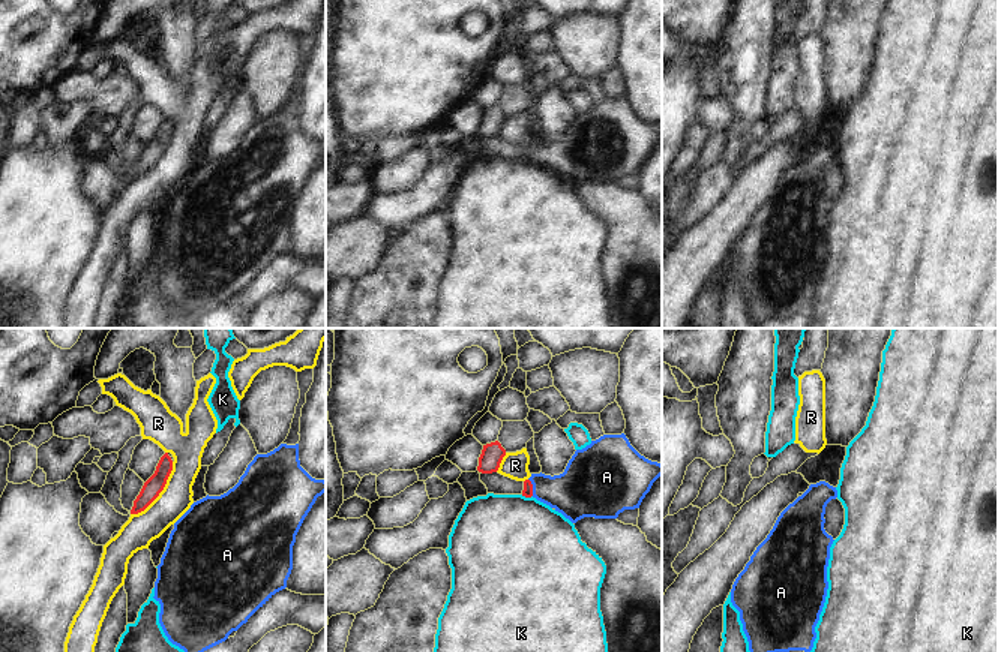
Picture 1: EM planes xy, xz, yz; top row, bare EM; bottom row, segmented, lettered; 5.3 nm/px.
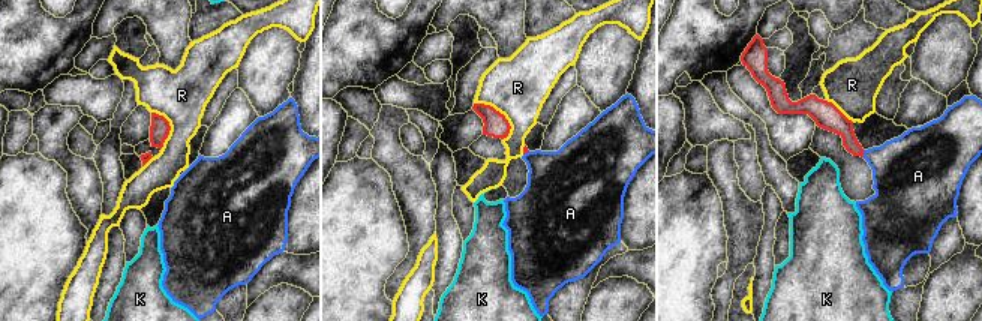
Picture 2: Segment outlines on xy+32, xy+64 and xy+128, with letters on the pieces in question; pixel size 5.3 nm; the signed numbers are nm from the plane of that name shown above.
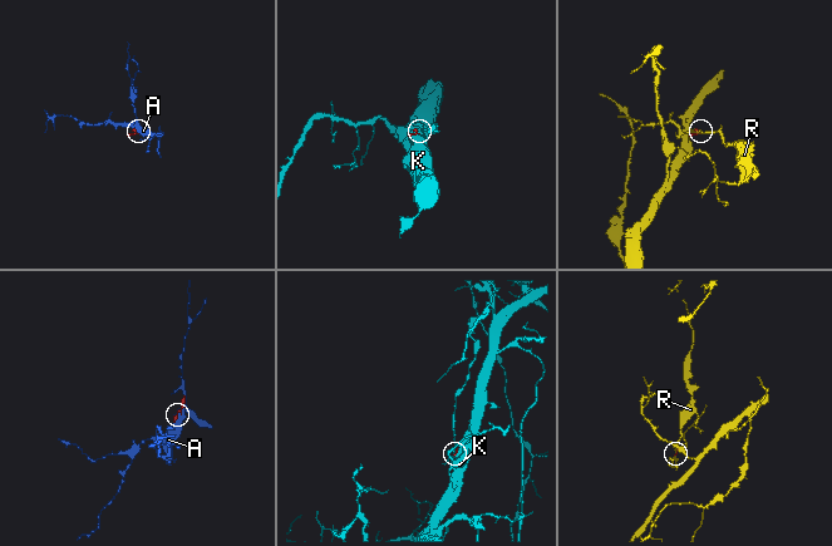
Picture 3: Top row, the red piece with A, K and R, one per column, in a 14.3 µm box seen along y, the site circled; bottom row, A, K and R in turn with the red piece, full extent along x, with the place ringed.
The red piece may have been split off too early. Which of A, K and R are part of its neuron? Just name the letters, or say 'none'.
A

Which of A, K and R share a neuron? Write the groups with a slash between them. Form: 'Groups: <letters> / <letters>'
Groups: A / K / R

